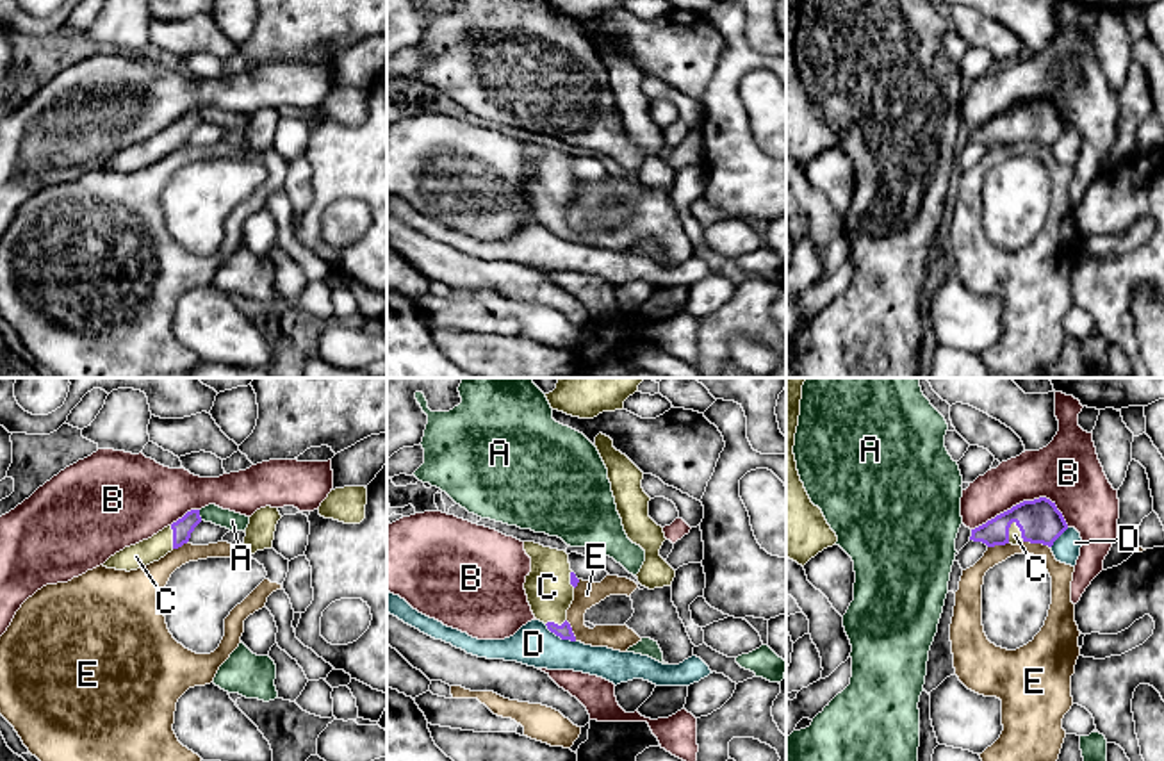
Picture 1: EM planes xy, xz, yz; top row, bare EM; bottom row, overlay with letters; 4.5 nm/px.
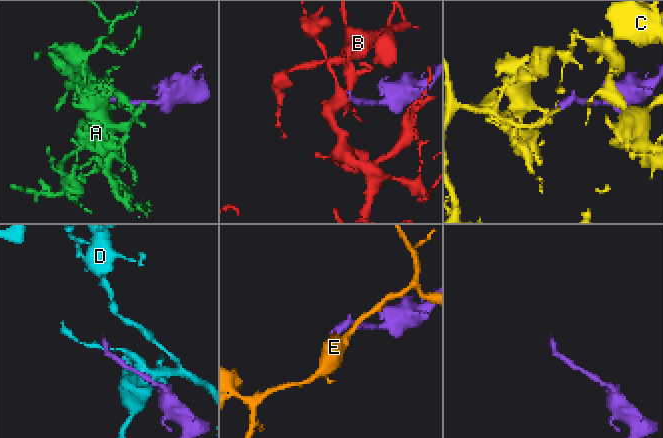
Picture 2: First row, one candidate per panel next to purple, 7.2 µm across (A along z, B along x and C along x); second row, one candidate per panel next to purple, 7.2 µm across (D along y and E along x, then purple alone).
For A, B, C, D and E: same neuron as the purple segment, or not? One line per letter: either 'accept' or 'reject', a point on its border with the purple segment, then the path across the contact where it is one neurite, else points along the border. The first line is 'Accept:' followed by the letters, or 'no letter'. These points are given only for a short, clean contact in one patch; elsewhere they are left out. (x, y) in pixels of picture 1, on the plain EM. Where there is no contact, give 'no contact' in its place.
Accept: C
A: reject | xy (198, 116)
B: reject | yz (1024, 102)
C: accept | yz (1020, 130) | across yz (1040, 122), (1029, 122), (1020, 130), (1015, 136)
D: reject | xz (560, 237) | along xz (544, 225), (562, 239), (574, 243)
E: reject | yz (1036, 143) | along yz (1024, 141), (1049, 148)

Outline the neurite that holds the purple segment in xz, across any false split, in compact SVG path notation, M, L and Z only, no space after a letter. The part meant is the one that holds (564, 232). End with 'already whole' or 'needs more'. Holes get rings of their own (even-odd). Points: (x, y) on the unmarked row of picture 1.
M524 143L524 151L531 159L524 191L535 219L562 241L576 242L567 210L579 180L570 171L569 155L535 143Z | needs more

